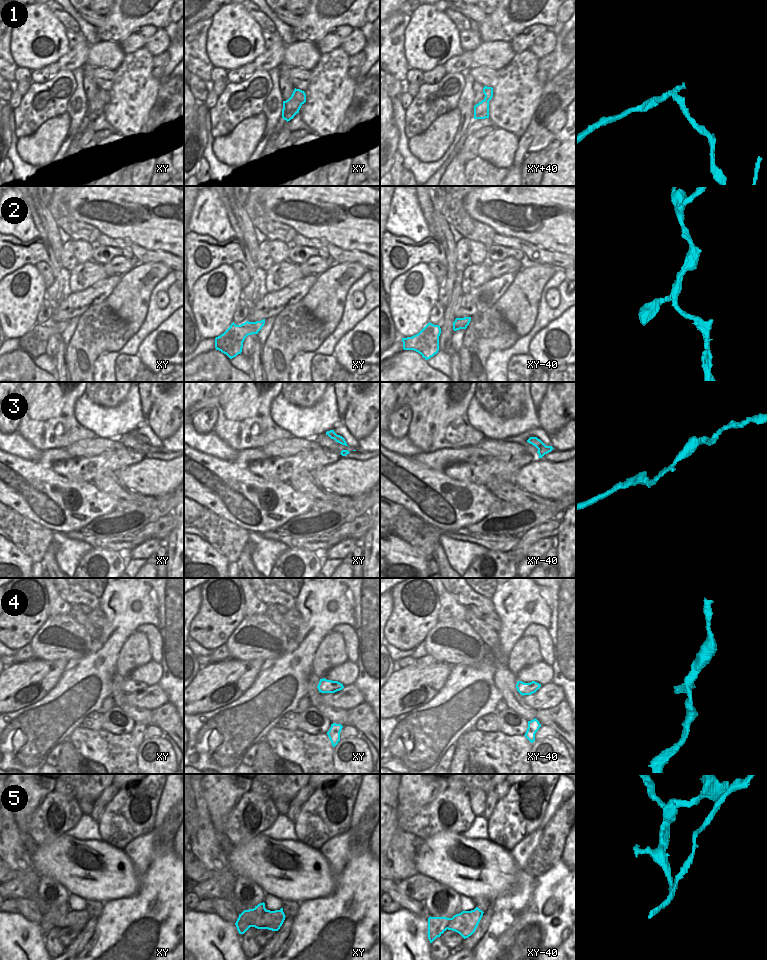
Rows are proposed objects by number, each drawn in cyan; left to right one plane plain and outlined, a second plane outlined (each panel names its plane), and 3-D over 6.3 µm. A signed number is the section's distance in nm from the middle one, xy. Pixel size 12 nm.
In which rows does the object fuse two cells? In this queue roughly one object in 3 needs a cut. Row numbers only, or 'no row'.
1, 5

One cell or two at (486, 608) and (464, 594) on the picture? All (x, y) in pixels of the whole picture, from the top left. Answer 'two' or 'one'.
one

